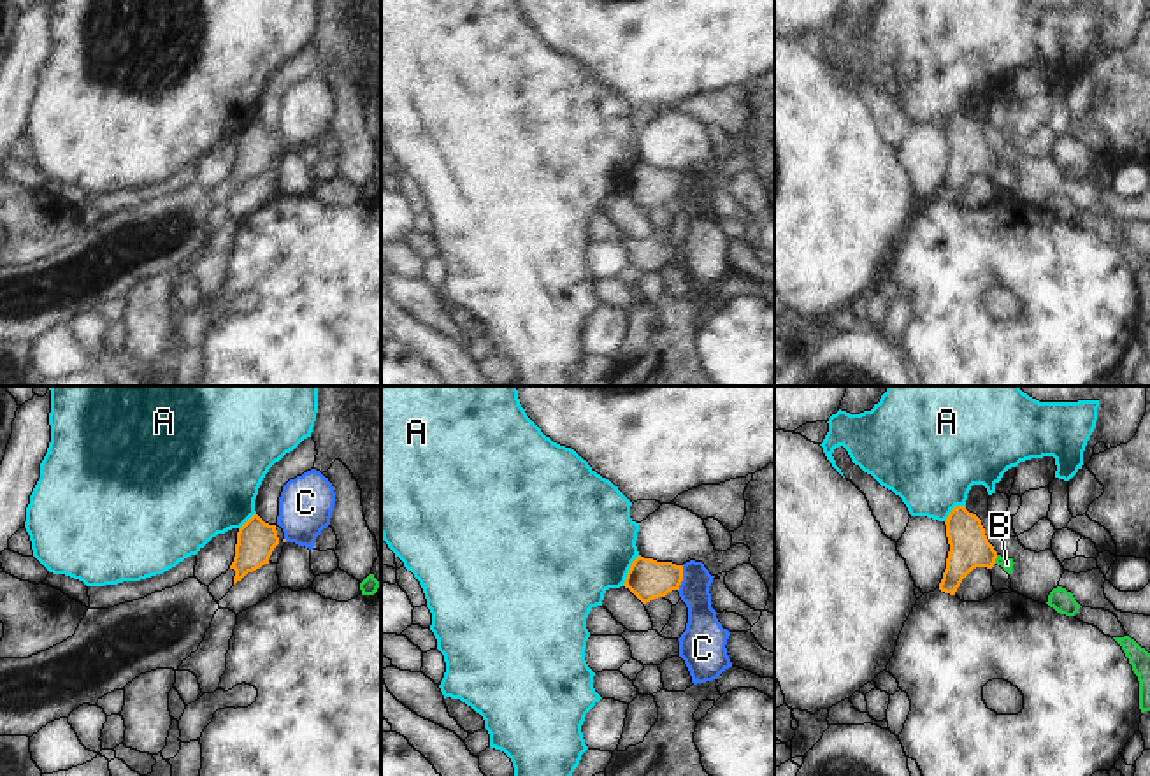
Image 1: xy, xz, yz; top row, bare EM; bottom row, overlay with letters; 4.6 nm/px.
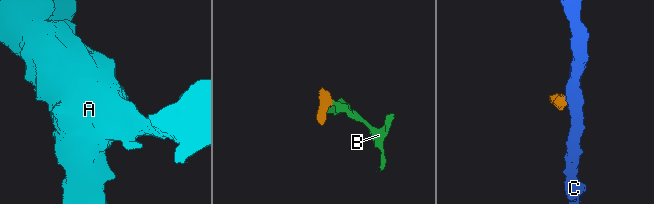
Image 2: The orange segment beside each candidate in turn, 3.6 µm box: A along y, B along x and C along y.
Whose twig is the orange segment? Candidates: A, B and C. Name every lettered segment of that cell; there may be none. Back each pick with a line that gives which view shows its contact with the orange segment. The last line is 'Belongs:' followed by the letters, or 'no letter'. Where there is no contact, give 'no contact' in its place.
B: contact in yz
Belongs: B

